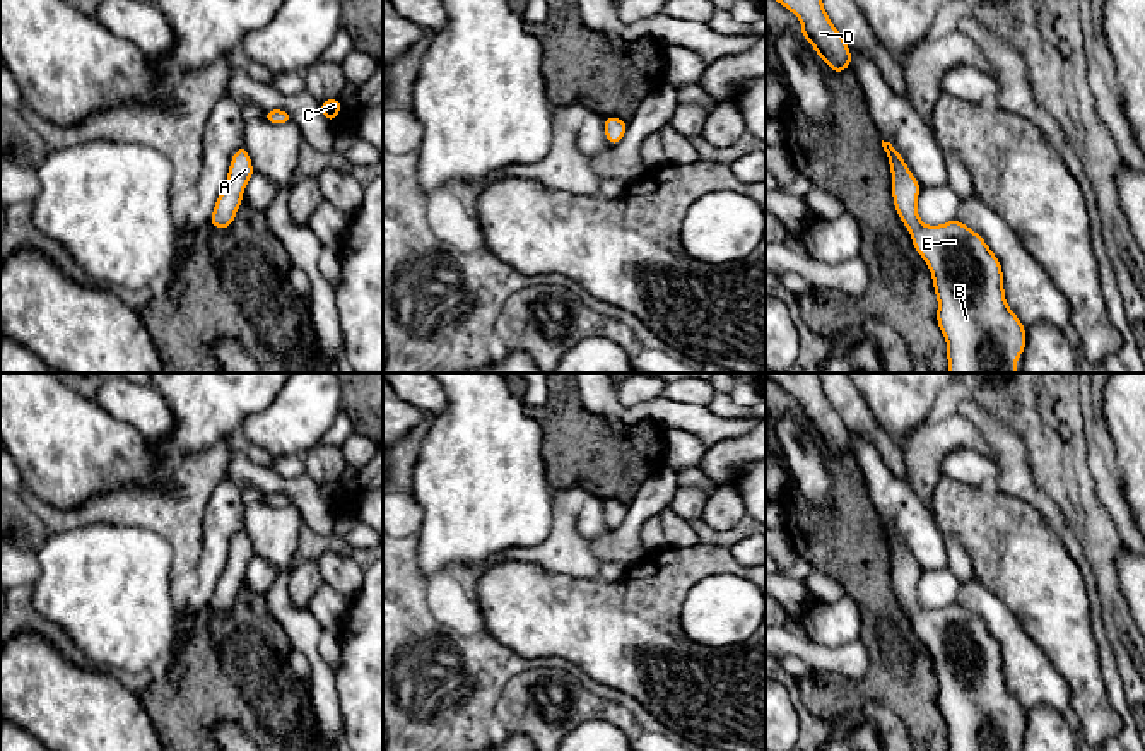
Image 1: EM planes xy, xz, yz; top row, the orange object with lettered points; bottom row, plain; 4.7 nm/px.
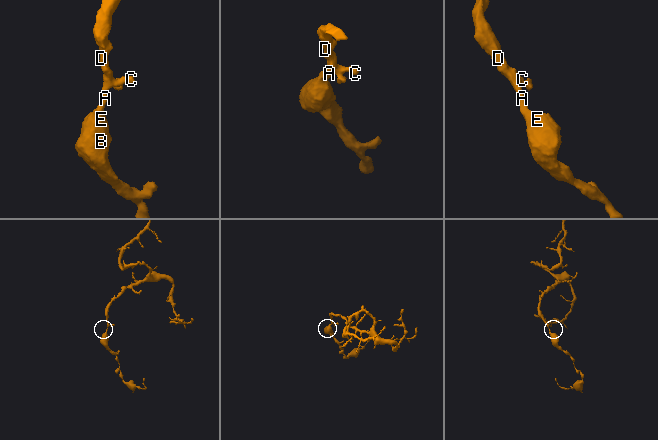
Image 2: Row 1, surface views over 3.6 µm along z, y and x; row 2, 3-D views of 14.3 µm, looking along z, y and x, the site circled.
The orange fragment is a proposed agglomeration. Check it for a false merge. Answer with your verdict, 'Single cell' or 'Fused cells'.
Single cell

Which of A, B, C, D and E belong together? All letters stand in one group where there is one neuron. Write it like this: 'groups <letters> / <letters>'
groups A B C D E

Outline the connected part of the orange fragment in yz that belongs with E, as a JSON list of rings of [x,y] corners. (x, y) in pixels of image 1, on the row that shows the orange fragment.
[[[882,140],[882,147],[890,164],[894,207],[911,234],[914,250],[928,263],[931,272],[935,296],[938,299],[937,323],[947,340],[948,373],[1017,373],[1017,359],[1025,349],[1025,327],[1005,301],[1003,270],[998,257],[976,231],[959,219],[938,226],[923,224],[916,205],[921,185],[890,142]]]

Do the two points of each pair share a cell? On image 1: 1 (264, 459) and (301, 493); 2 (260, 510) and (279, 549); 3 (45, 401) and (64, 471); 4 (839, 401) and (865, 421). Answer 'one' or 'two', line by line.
1: two
2: one
3: one
4: one

